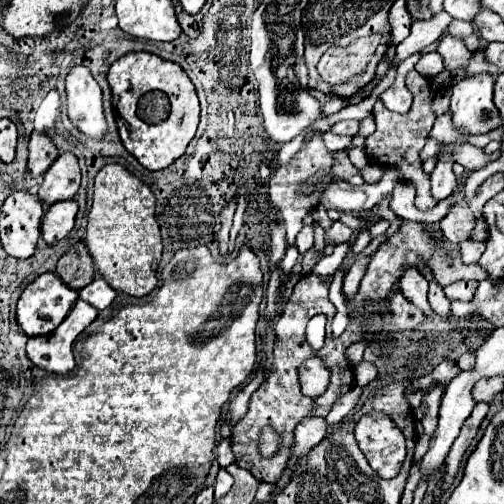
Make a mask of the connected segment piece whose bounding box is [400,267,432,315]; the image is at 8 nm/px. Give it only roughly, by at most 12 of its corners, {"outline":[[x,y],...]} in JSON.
{"outline":[[406,267],[400,291],[430,315],[428,281],[418,269]]}

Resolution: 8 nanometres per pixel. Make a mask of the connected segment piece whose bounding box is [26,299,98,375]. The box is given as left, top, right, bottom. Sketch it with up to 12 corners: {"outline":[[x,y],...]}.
{"outline":[[78,299],[48,335],[28,339],[28,359],[50,373],[76,367],[72,345],[98,311]]}

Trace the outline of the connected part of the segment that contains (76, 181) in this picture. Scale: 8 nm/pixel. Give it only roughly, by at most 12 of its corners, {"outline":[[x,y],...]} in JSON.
{"outline":[[62,153],[44,173],[38,197],[44,205],[72,199],[80,167]]}

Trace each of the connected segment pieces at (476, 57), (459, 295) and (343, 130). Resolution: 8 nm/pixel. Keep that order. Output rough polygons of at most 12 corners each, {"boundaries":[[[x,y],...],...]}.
{"boundaries":[[[474,53],[465,69],[466,77],[481,73],[499,75],[484,54]],[[458,281],[444,287],[450,301],[470,301],[476,281]],[[338,121],[330,127],[336,135],[358,133],[358,121]]]}

